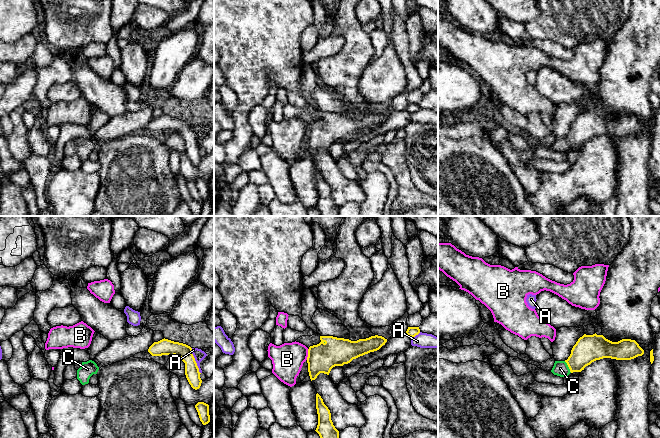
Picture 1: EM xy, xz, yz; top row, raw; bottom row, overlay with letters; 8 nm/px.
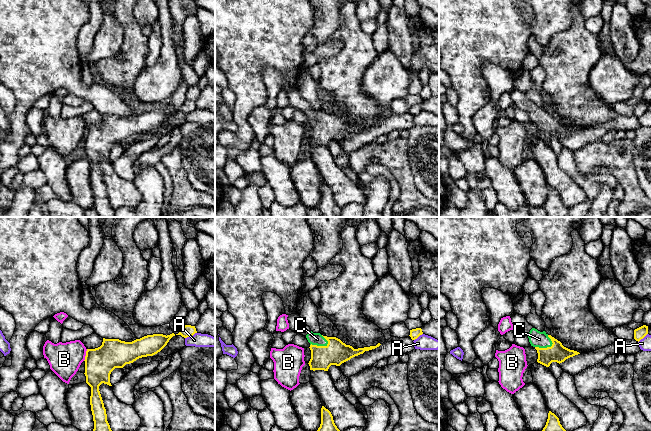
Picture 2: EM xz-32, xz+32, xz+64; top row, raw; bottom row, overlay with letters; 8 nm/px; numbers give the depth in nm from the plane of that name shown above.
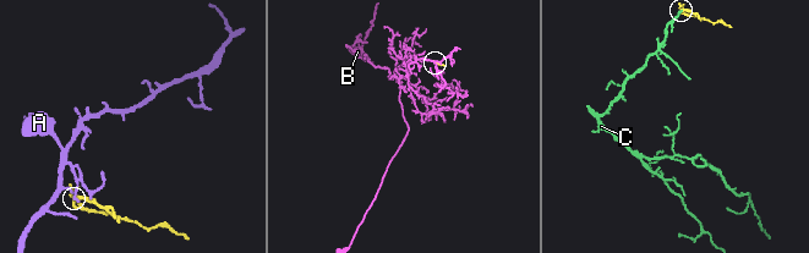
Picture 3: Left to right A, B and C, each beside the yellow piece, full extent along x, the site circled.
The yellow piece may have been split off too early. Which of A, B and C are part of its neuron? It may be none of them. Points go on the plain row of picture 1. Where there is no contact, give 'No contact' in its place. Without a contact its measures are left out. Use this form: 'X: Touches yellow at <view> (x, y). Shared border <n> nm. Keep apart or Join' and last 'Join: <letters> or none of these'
A: Touches yellow at xy (195, 137). Shared border 220 nm. Keep apart
B: Touches yellow at xz (308, 130). Shared border 90 nm. Keep apart
C: Touches yellow at yz (568, 142). Shared border 110 nm. Join
Join: C

